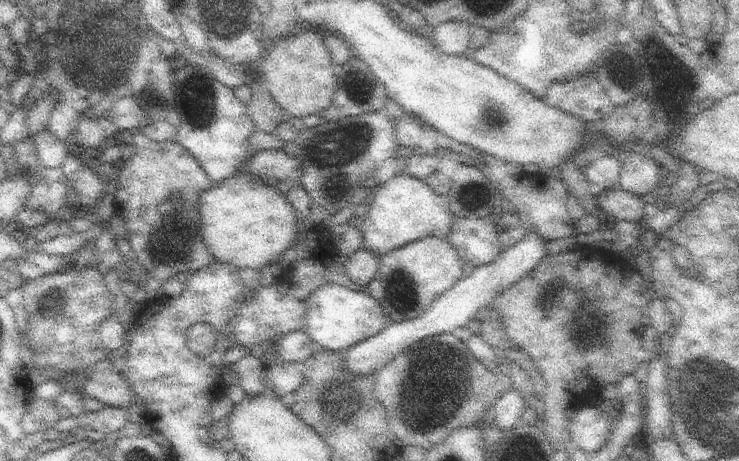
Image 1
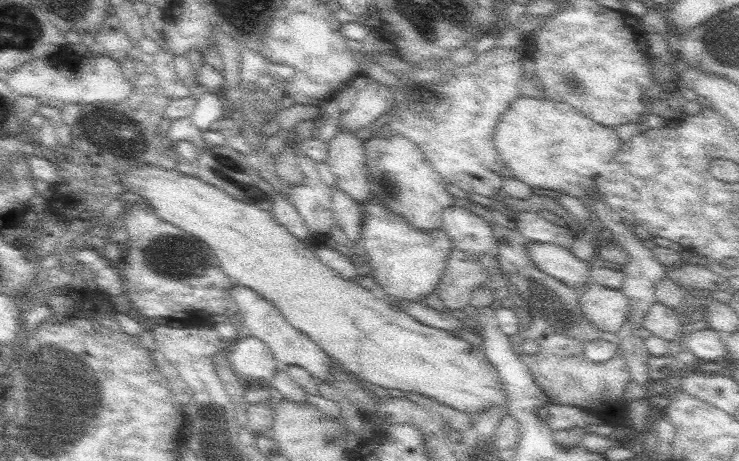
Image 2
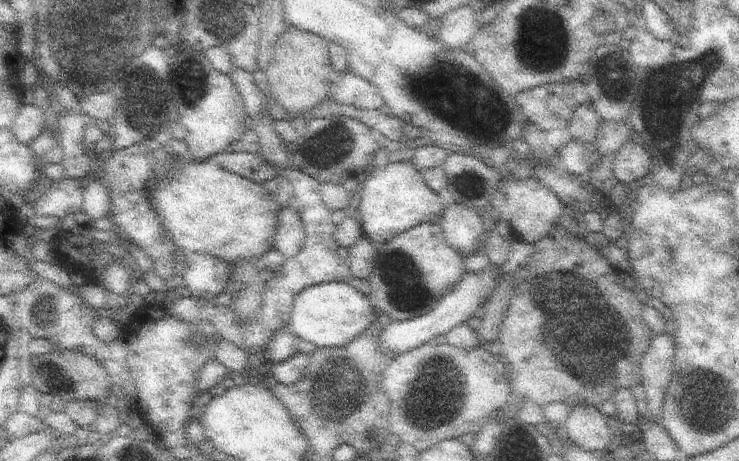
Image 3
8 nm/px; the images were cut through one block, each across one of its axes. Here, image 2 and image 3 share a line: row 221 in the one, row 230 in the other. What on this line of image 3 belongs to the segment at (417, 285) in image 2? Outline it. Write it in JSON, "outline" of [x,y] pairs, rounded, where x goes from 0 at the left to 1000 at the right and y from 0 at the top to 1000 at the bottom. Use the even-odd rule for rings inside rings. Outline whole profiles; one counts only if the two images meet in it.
{"outline":[[[526,343],[521,356],[502,360],[494,377],[488,399],[488,425],[486,425],[486,477],[491,512],[505,525],[518,525],[532,512],[537,512],[545,499],[553,499],[562,486],[570,482],[591,482],[599,456],[599,438],[589,416],[583,416],[570,373],[562,364],[559,351],[545,343]]]}

